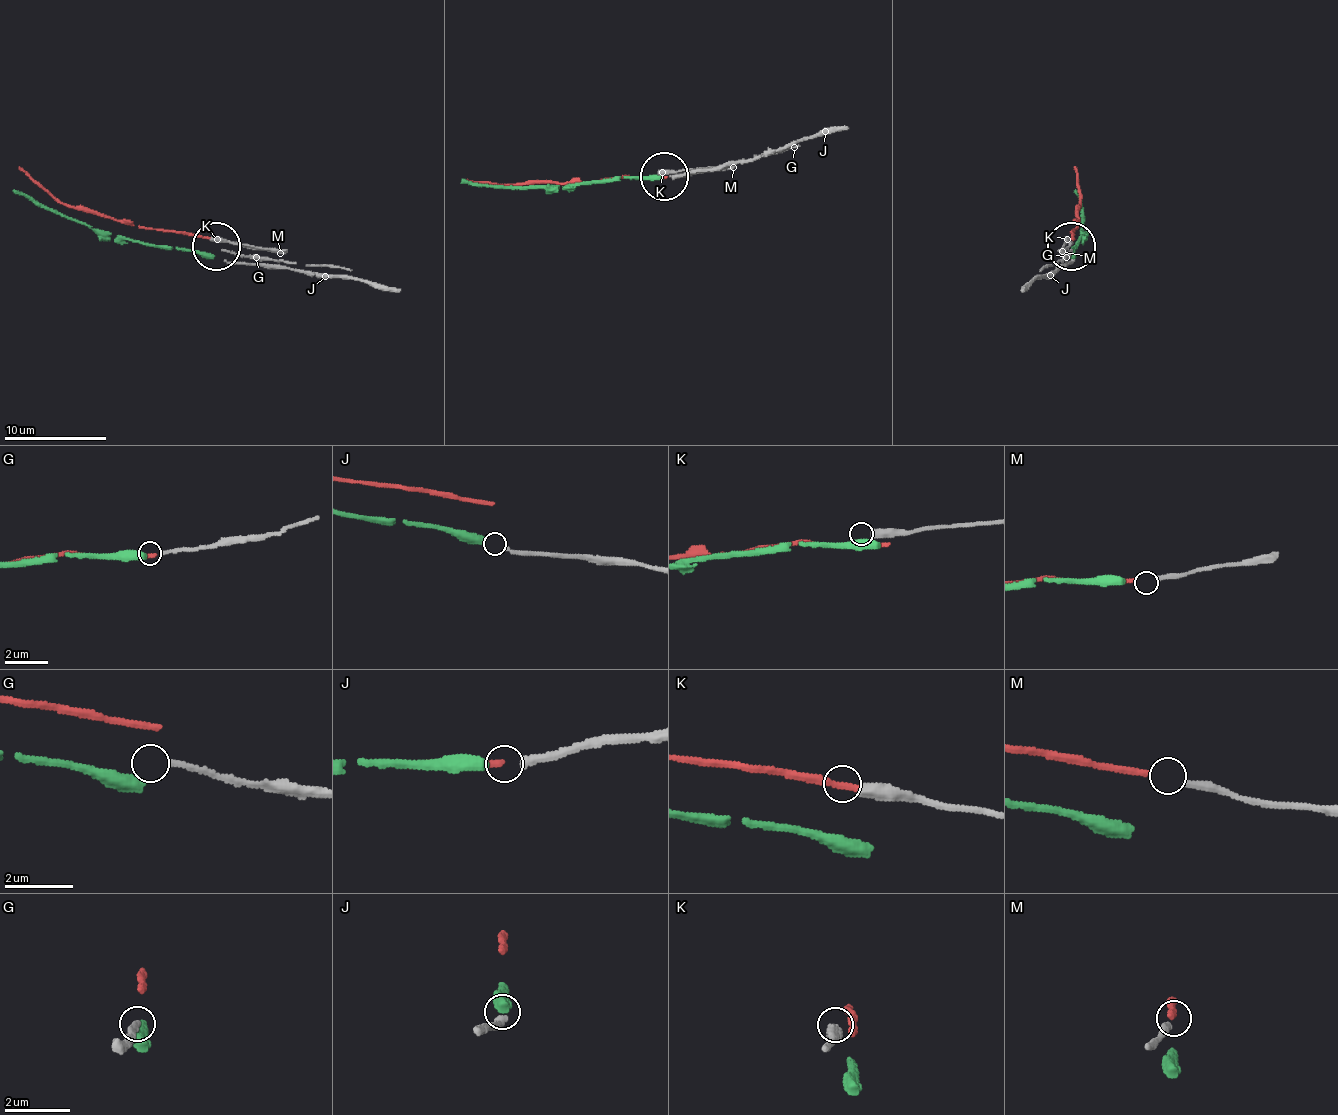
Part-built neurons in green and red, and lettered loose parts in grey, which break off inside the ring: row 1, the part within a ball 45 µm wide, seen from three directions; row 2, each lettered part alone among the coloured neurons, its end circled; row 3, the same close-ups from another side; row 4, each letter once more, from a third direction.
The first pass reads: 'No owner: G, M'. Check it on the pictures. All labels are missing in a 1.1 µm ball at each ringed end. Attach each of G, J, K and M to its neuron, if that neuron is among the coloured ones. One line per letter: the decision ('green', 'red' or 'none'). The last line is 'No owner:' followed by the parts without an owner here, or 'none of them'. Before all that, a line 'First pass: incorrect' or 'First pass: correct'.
First pass: incorrect
G: none
J: green
K: none
M: red
No owner: G, K

